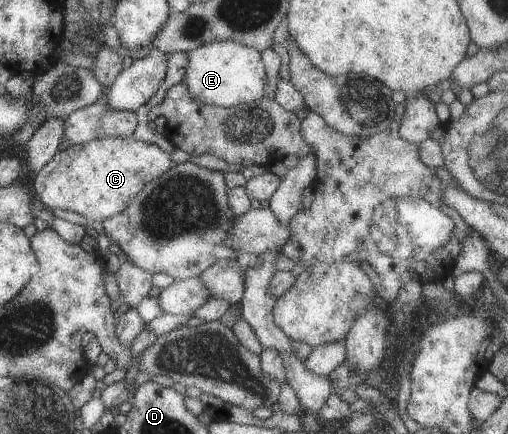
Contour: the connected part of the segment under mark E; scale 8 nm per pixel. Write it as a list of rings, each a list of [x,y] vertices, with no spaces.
[[[232,40],[214,41],[186,52],[188,65],[184,83],[192,99],[220,107],[232,107],[243,103],[258,101],[264,95],[267,77],[261,52]]]

